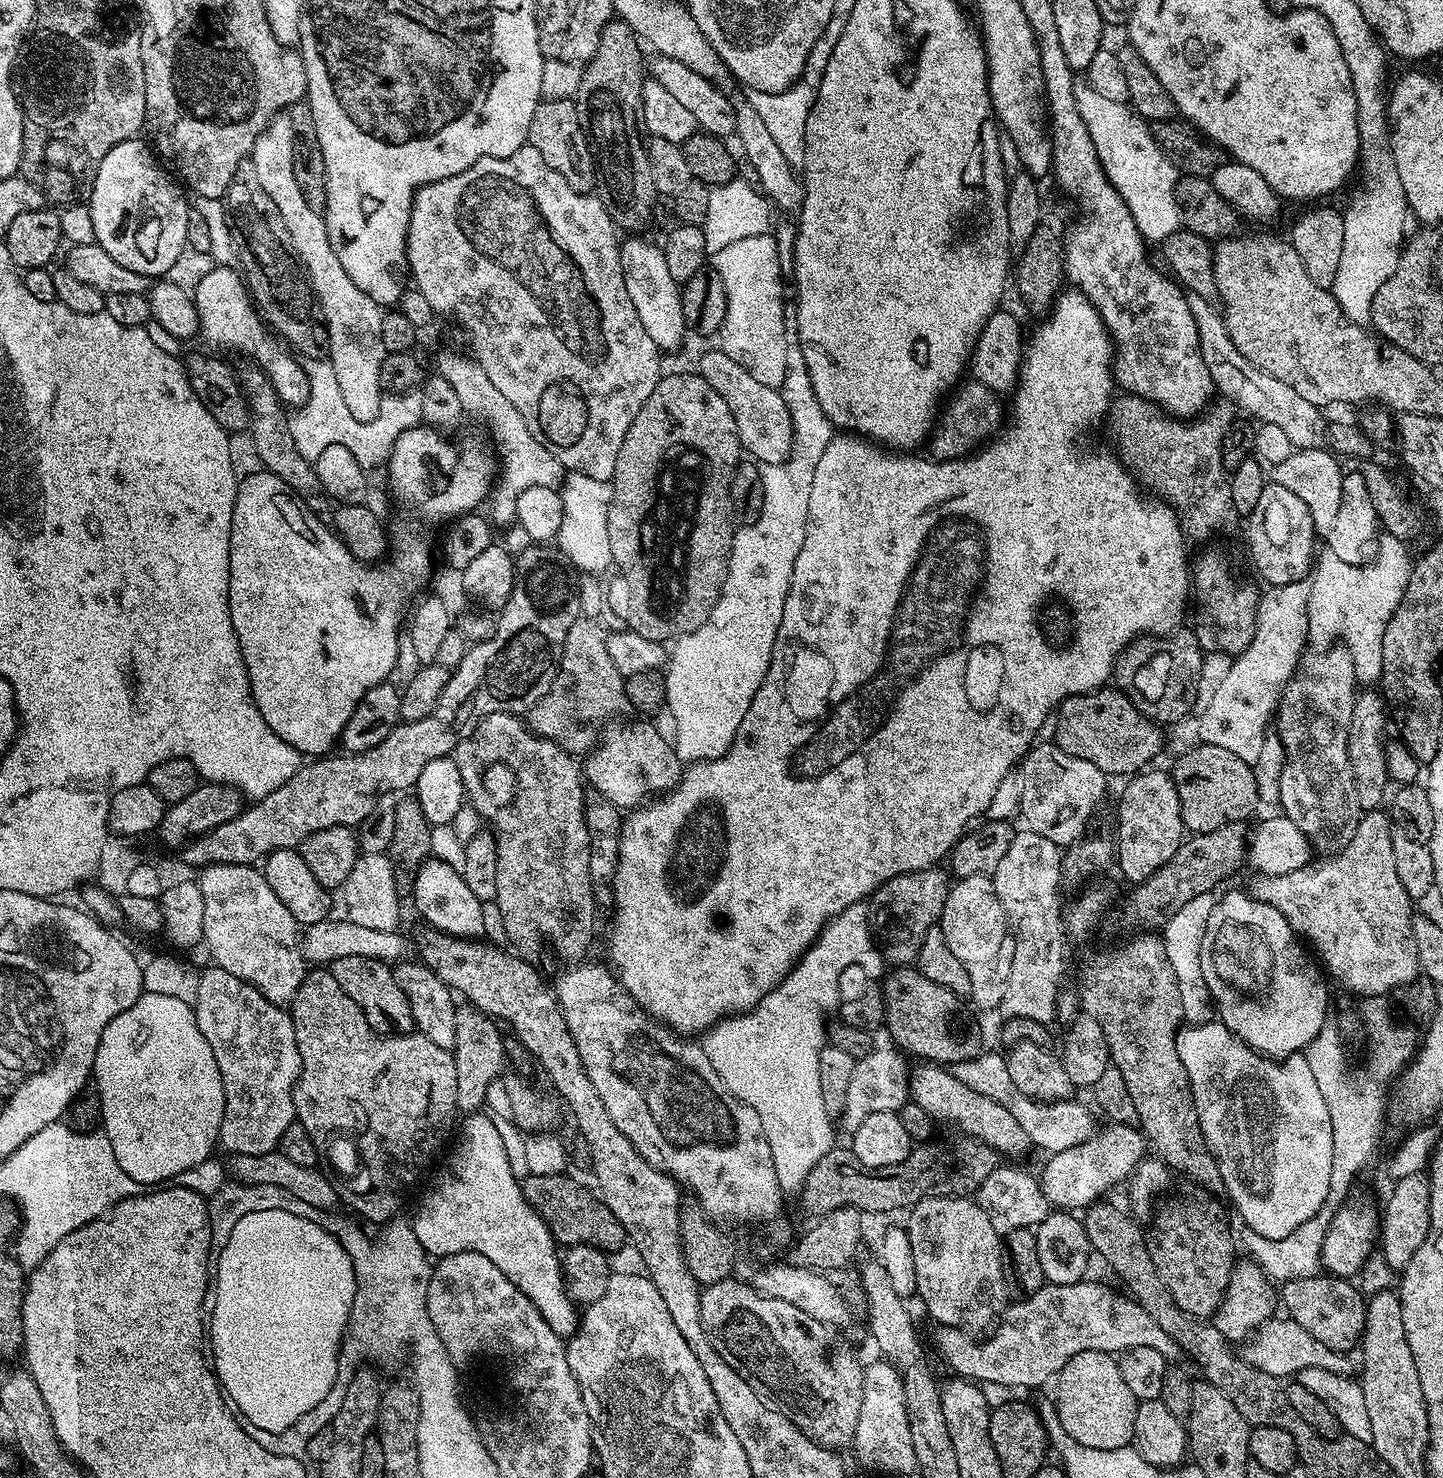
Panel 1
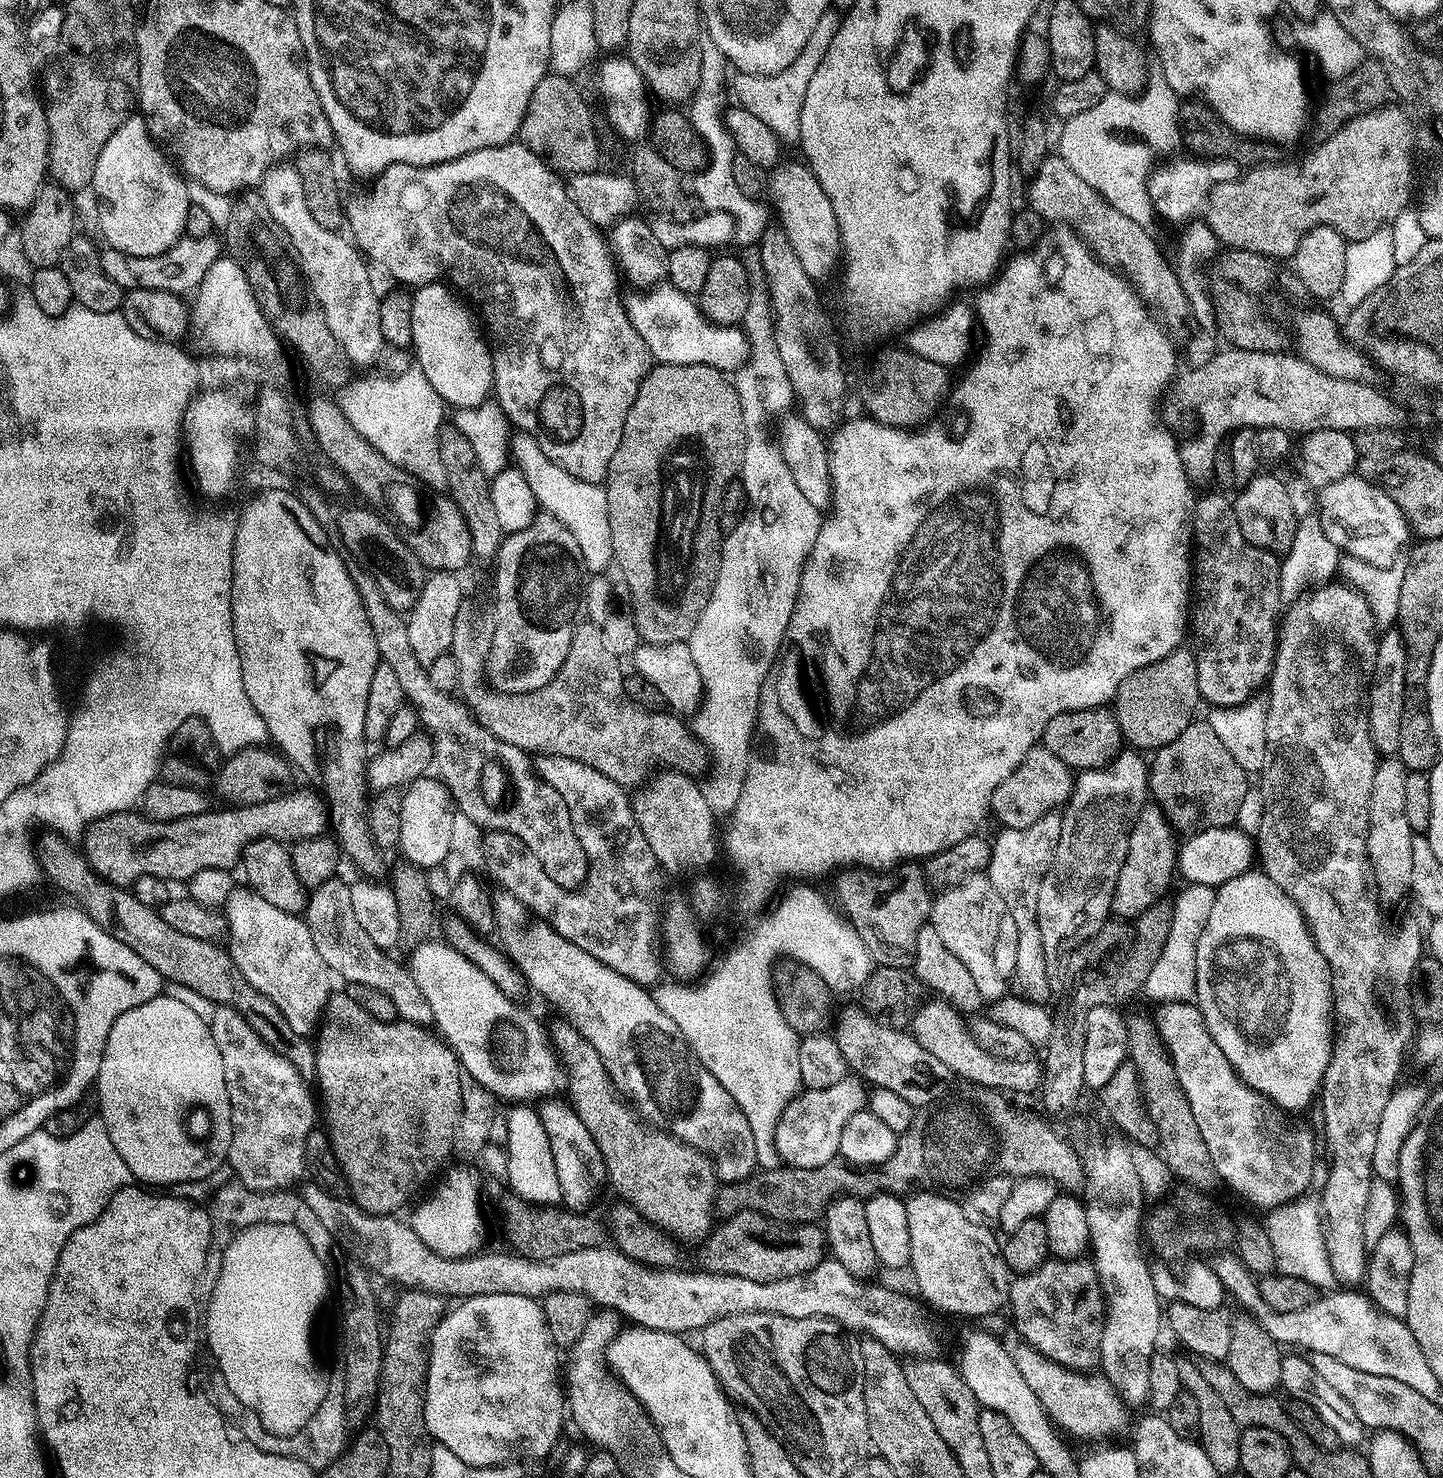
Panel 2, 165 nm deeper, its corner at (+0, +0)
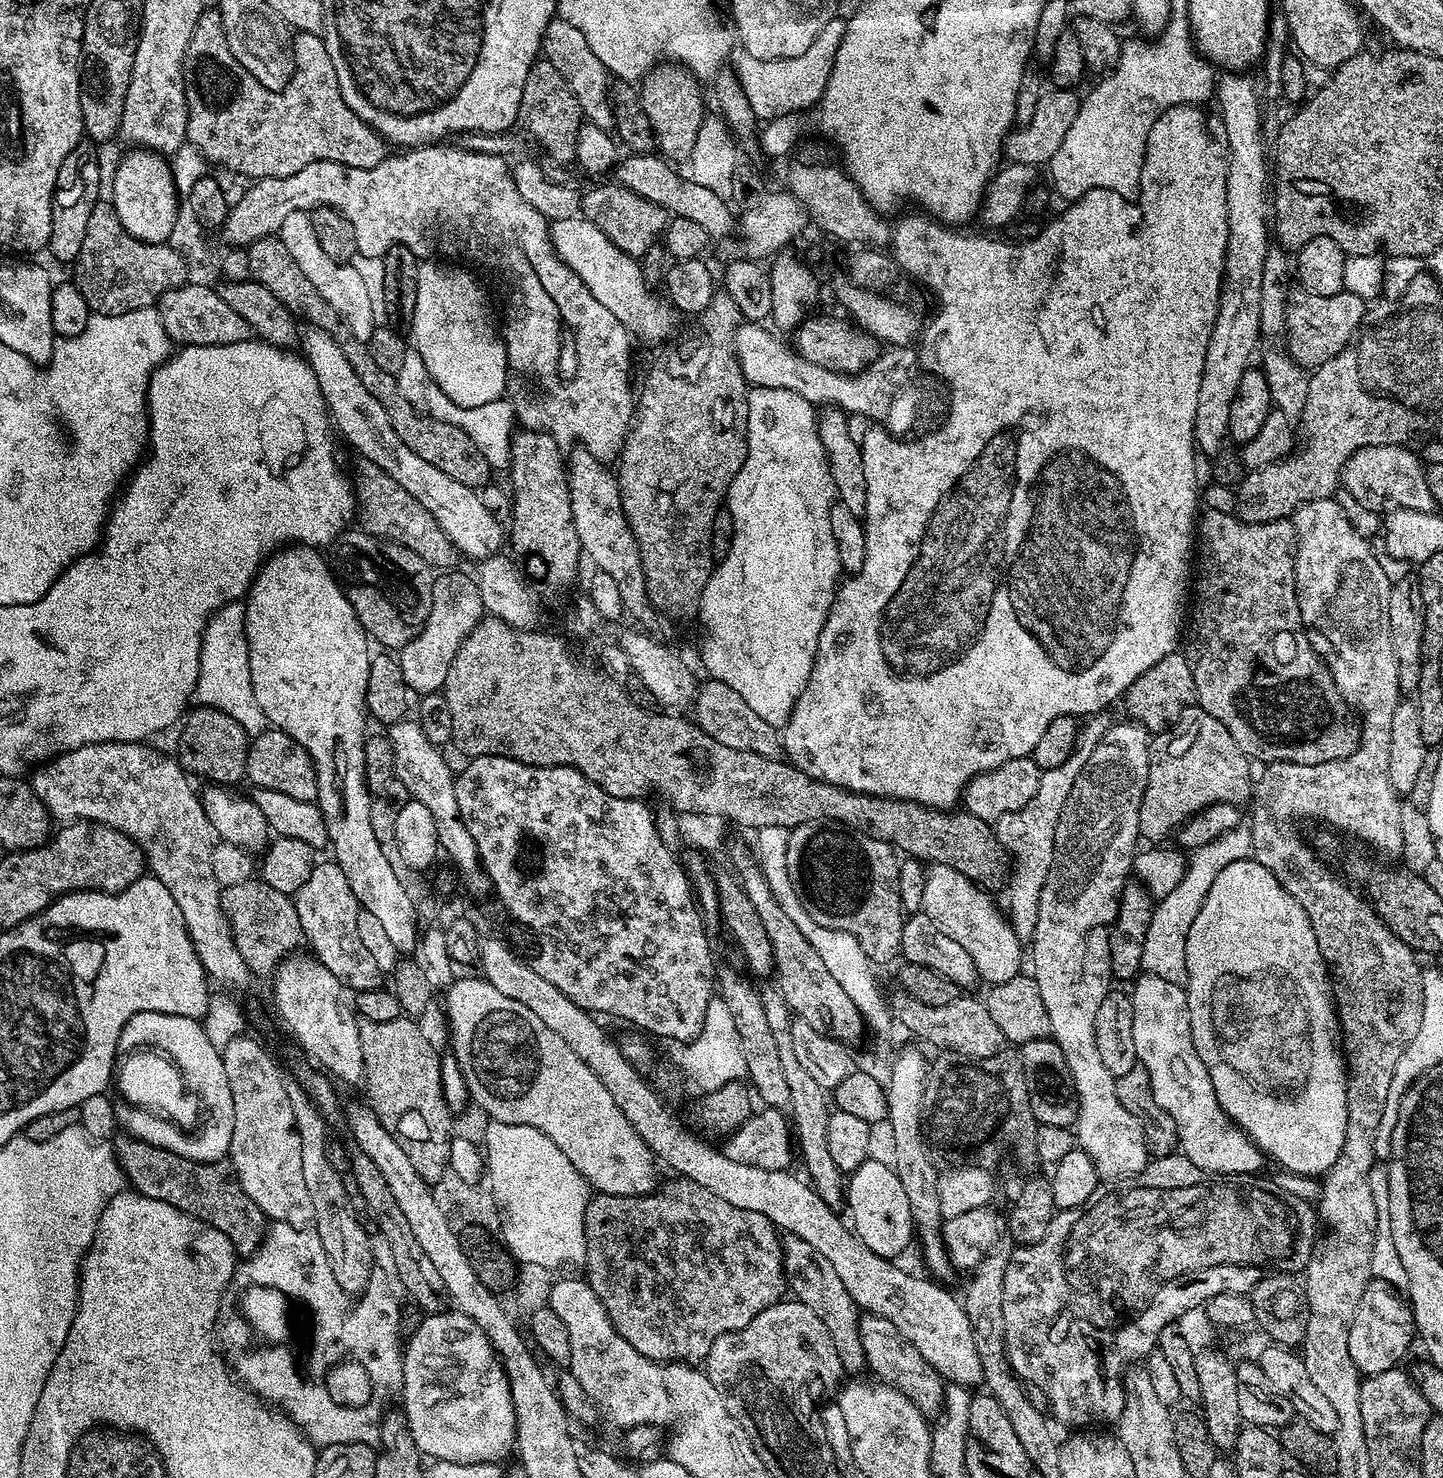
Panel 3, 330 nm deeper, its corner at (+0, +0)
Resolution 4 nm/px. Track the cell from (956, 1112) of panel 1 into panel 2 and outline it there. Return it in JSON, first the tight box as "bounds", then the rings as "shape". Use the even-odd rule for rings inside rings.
{"bounds":[834,1007,946,1106],"shape":[[[855,1007],[844,1008],[834,1016],[838,1050],[842,1050],[842,1058],[846,1058],[849,1069],[872,1088],[890,1090],[893,1094],[906,1098],[906,1102],[913,1106],[930,1104],[937,1099],[936,1083],[946,1076],[942,1062],[938,1062],[930,1050],[922,1050],[911,1031],[891,1028],[873,1013],[864,1011],[863,1007]]]}

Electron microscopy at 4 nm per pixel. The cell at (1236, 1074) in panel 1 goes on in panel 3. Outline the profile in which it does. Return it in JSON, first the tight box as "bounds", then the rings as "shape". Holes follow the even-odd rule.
{"bounds":[1131,972,1266,1176],"shape":[[[1149,972],[1136,976],[1131,987],[1136,1059],[1146,1066],[1146,1074],[1150,1074],[1150,1086],[1154,1086],[1158,1106],[1162,1106],[1162,1110],[1174,1118],[1174,1126],[1178,1126],[1179,1151],[1194,1162],[1194,1166],[1207,1172],[1223,1176],[1259,1173],[1260,1167],[1266,1164],[1264,1153],[1224,1113],[1218,1094],[1214,1094],[1214,1082],[1210,1082],[1210,1074],[1202,1058],[1198,1058],[1190,1030],[1187,991]]]}

